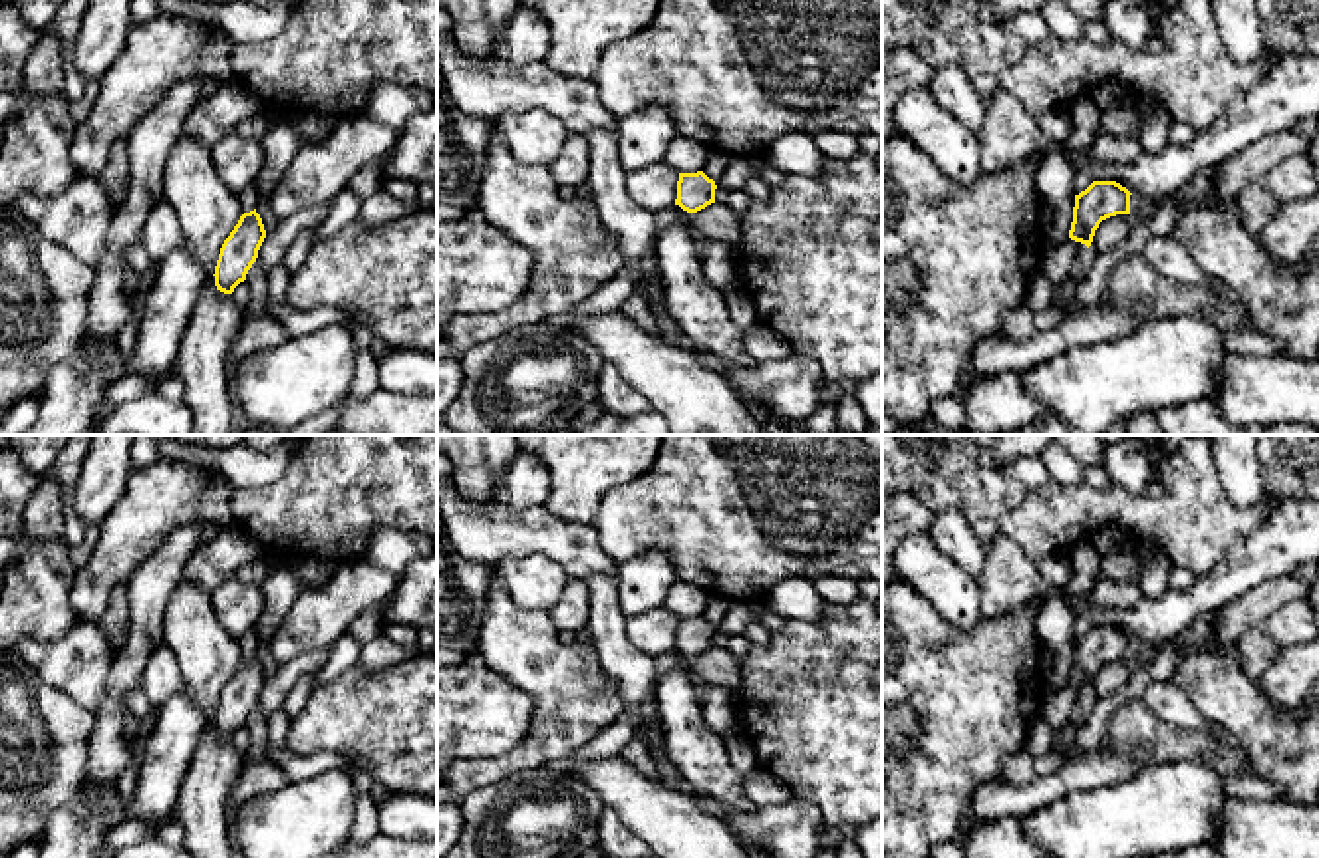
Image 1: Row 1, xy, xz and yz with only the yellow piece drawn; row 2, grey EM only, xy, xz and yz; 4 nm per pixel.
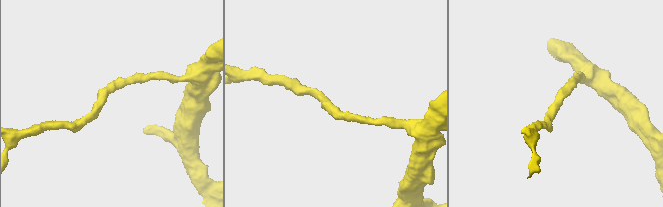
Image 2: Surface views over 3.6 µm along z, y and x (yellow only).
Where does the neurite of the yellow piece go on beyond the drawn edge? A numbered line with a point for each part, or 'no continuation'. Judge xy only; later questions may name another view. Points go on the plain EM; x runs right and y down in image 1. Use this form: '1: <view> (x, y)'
no continuation

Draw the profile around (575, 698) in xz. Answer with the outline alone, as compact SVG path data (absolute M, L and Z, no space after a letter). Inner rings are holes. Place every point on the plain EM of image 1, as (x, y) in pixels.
M495 570L485 602L485 618L477 630L477 653L495 673L532 699L534 715L526 739L499 759L455 761L443 771L437 783L461 796L516 773L542 769L550 761L582 749L626 711L620 683L602 667L594 644L578 640L562 644L550 614L518 608Z

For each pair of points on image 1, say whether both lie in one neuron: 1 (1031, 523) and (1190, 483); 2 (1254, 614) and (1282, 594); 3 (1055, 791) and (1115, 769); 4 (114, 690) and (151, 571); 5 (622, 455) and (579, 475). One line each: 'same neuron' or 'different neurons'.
1: same neuron
2: same neuron
3: same neuron
4: same neuron
5: same neuron

